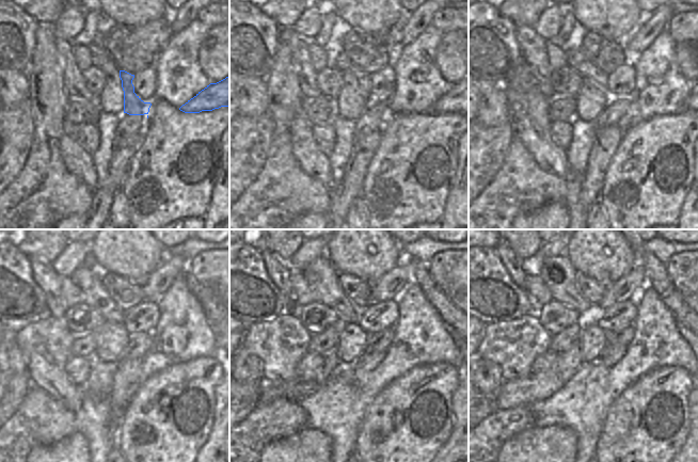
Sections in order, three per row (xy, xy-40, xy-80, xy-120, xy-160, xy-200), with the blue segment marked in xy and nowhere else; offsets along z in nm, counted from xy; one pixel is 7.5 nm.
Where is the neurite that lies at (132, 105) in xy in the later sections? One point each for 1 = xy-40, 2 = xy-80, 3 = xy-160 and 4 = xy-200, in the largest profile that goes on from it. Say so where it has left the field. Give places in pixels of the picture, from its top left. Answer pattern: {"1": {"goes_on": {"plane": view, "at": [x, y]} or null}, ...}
{"1": {"goes_on": {"plane": "xy-40", "at": [339, 60]}}, "2": {"goes_on": {"plane": "xy-80", "at": [577, 60]}}, "3": {"goes_on": {"plane": "xy-160", "at": [321, 275]}}, "4": {"goes_on": {"plane": "xy-200", "at": [557, 272]}}}

